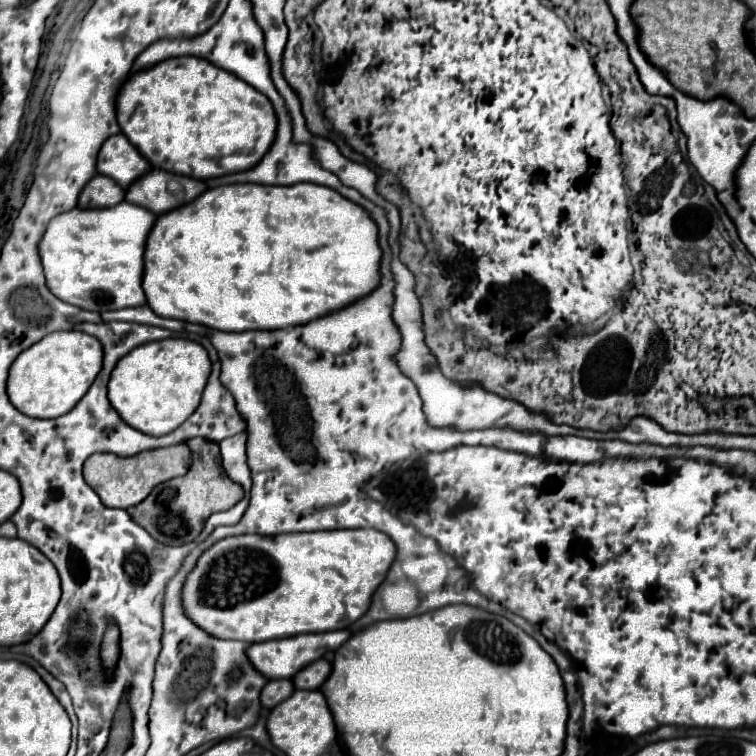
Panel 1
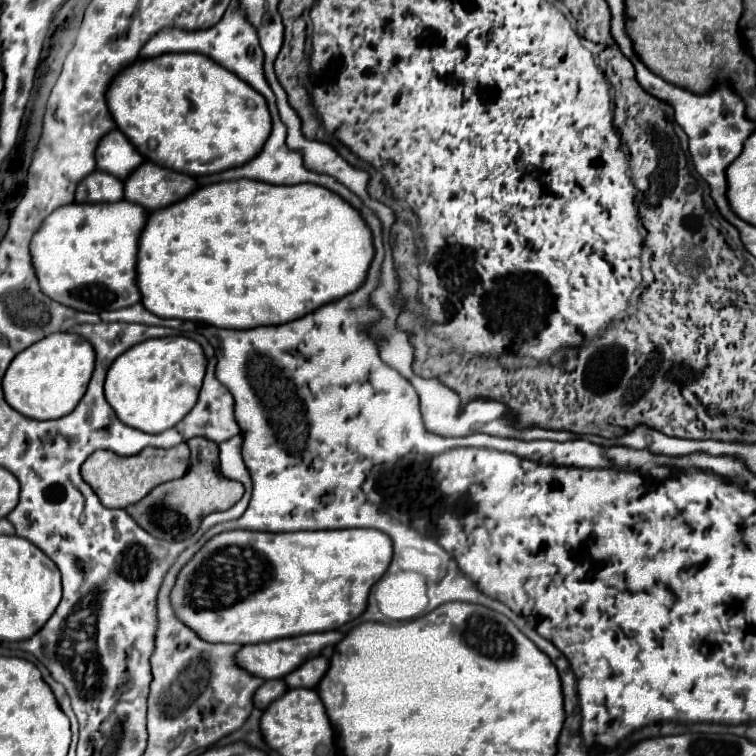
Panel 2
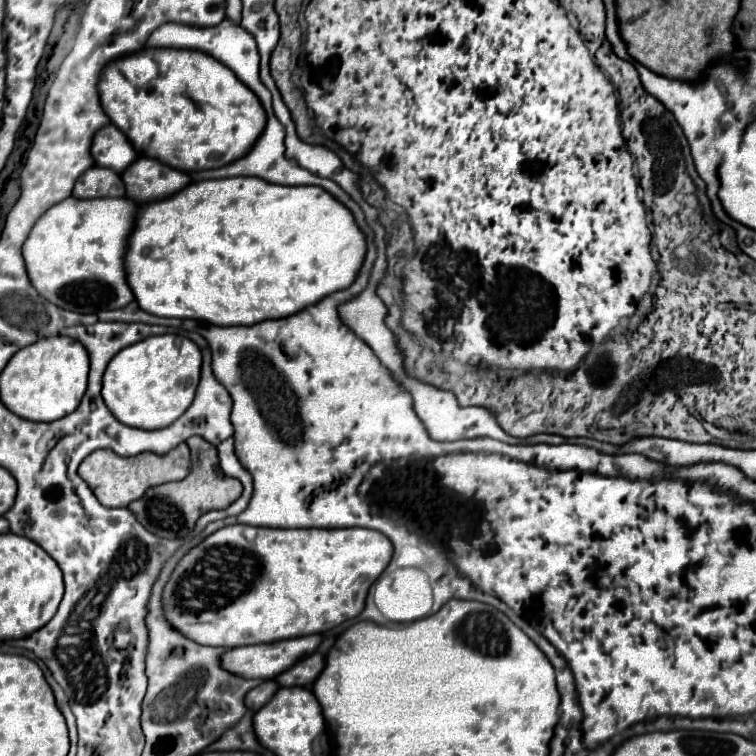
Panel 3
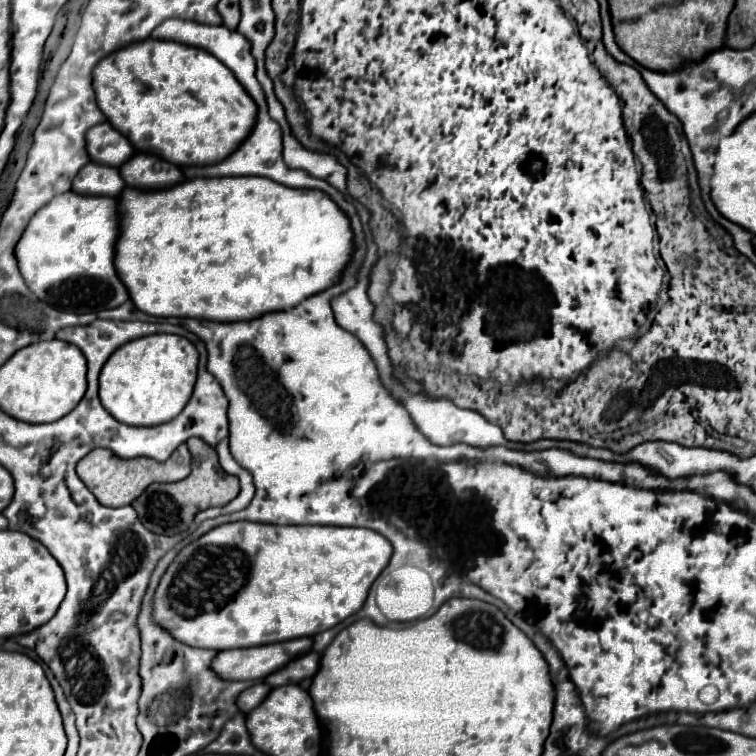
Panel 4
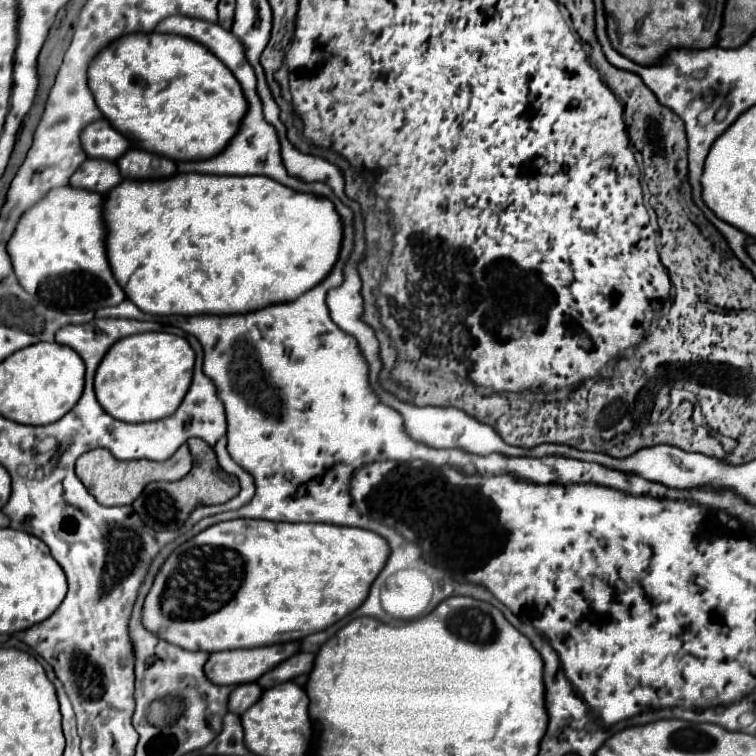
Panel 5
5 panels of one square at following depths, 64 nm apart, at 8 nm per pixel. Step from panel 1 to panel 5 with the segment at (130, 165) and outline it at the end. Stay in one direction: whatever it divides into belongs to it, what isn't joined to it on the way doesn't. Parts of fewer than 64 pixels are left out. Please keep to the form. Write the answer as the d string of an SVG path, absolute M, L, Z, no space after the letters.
M104 118L88 124L88 128L82 132L80 138L82 148L90 158L116 162L130 150L130 142L126 140L126 136L116 132Z

